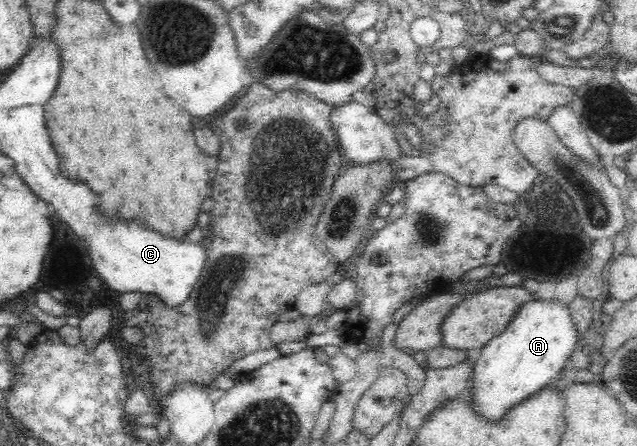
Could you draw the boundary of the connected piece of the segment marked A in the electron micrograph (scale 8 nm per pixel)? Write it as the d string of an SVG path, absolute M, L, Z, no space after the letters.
M555 297L552 298L535 298L526 300L516 313L510 318L509 324L505 330L494 336L483 347L482 353L478 360L473 364L473 379L471 380L471 402L475 411L486 420L500 420L516 402L522 402L524 398L536 394L544 386L553 382L554 377L562 365L570 360L571 354L580 344L579 330L577 330L570 307L568 304L558 302Z

